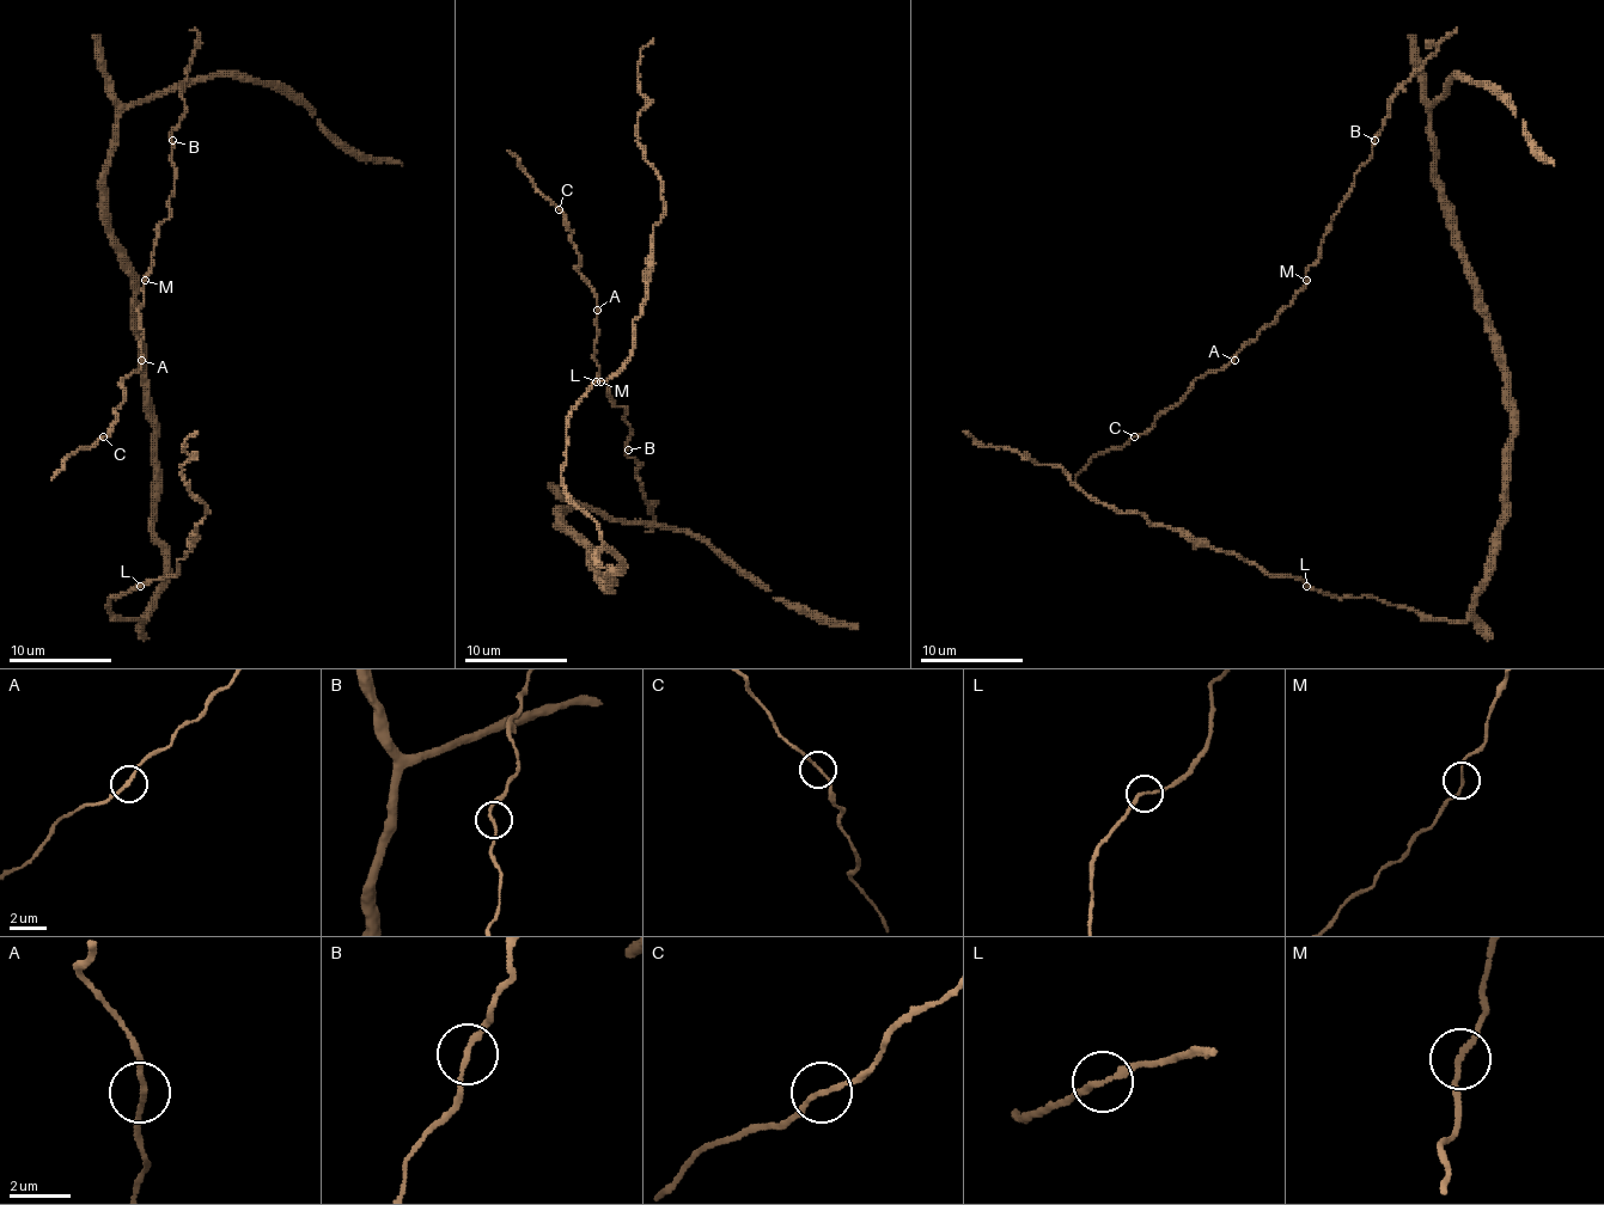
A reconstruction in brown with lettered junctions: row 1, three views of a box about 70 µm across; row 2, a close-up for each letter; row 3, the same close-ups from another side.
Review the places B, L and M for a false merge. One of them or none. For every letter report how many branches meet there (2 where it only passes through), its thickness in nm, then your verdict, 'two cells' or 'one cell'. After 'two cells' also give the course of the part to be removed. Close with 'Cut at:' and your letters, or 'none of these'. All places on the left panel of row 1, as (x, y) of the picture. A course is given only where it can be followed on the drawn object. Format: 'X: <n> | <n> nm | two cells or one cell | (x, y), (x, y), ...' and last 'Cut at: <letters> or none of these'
B: 2 | 160 nm | one cell
L: 2 | 190 nm | one cell
M: 2 | 150 nm | two cells | (144, 281), (139, 311), (144, 335), (141, 367), (123, 380), (115, 423), (69, 457), (52, 479)
Cut at: M

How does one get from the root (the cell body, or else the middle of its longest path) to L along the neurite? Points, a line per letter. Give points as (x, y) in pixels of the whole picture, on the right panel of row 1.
L: (1480, 311), (1513, 450), (1505, 524), (1475, 610), (1428, 621), (1306, 585)

